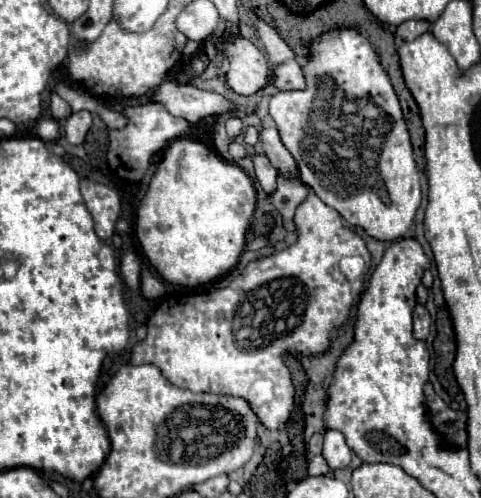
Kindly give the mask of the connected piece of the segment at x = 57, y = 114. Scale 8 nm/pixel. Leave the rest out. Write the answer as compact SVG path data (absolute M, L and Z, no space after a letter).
M52 93L52 103L50 103L50 113L56 121L64 121L72 115L72 109L70 105L58 95L58 93Z

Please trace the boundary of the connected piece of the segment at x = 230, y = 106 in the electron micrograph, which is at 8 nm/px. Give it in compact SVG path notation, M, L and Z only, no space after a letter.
M174 81L162 83L154 93L154 101L160 101L172 115L184 117L192 123L198 123L208 115L236 111L236 103L224 95L202 91L192 85L180 85Z

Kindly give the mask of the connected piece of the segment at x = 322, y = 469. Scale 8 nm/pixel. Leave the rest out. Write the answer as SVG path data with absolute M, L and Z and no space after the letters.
M322 455L312 457L310 467L308 467L308 475L324 475L324 473L328 473L328 467L326 467L324 457L322 457Z

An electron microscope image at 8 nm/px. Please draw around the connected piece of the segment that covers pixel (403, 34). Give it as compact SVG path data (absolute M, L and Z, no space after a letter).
M406 21L402 25L398 25L396 29L396 35L404 41L412 41L416 37L420 37L422 33L426 33L430 29L430 23L428 21Z

